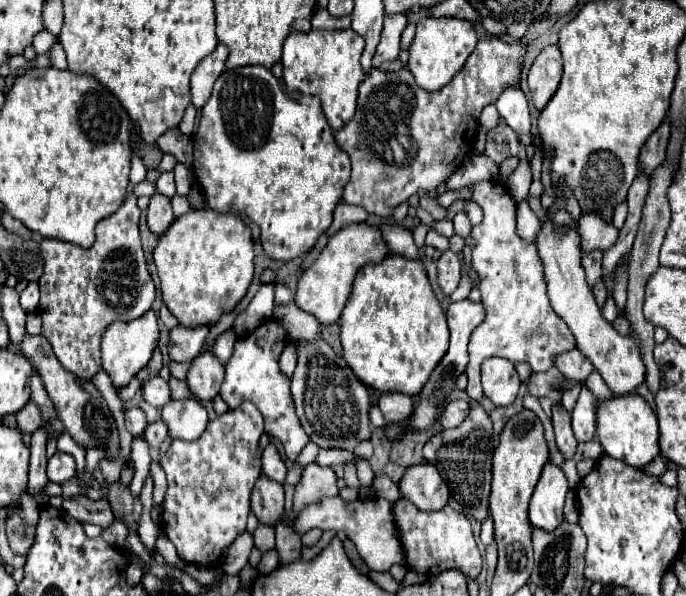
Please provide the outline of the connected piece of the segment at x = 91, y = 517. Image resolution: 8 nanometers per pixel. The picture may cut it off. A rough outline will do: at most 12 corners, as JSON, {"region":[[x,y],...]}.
{"region":[[63,498],[63,510],[79,522],[109,528],[109,498]]}

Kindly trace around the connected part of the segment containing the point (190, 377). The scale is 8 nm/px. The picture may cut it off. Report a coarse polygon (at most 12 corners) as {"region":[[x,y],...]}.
{"region":[[203,350],[187,372],[191,394],[205,402],[219,394],[223,364]]}

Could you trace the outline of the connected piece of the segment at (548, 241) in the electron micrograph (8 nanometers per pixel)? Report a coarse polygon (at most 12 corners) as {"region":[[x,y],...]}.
{"region":[[579,234],[537,242],[549,300],[613,394],[645,380],[629,336],[607,322],[581,266]]}

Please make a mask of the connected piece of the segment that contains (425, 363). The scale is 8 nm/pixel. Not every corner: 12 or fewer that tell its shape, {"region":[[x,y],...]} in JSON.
{"region":[[423,262],[357,272],[345,362],[415,396],[449,346]]}

